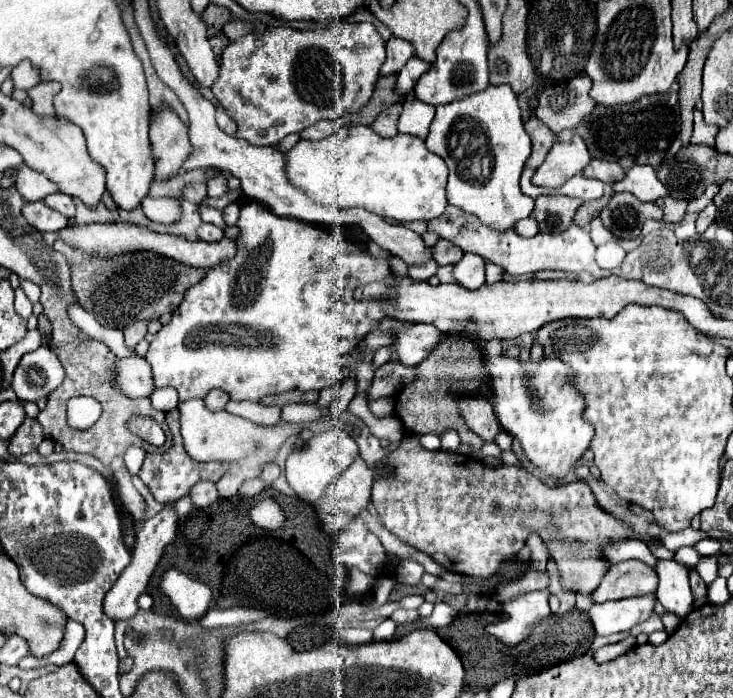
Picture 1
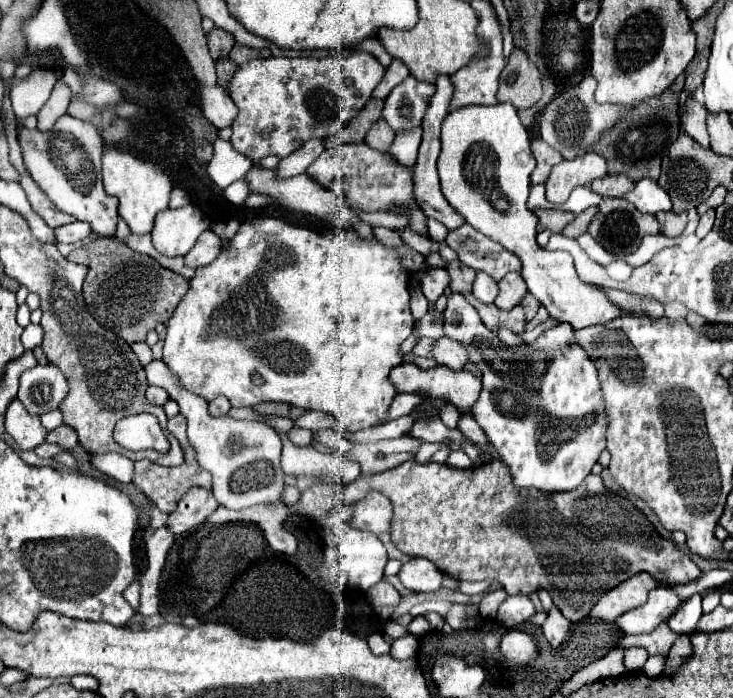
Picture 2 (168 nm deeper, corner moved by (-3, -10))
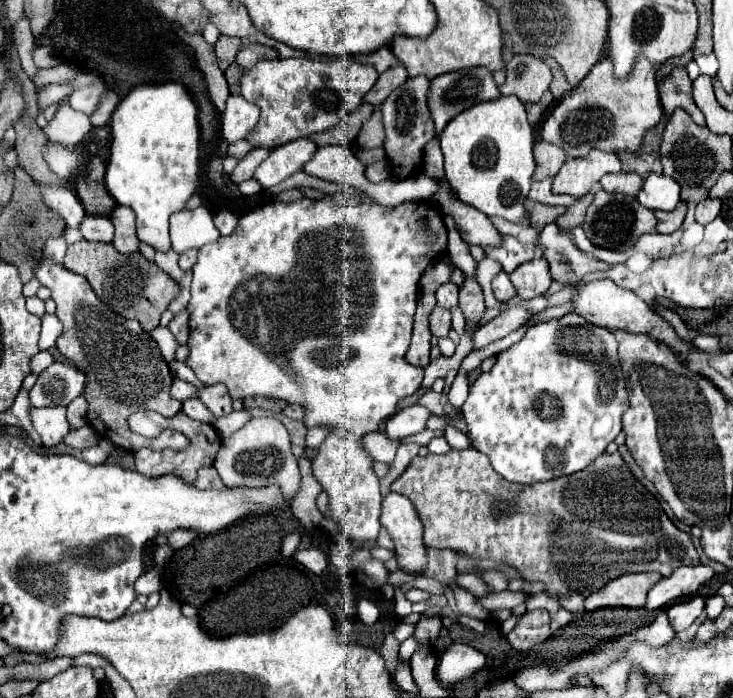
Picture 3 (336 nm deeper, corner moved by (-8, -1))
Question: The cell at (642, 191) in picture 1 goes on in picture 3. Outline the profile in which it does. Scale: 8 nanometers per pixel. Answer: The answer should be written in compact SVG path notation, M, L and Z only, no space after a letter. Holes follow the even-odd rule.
M650 174L638 194L638 202L648 210L674 210L680 202L680 184L668 176Z

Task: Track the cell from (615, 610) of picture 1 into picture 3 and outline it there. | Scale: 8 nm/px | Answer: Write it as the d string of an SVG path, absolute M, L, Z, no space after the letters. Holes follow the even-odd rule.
M706 564L698 566L680 566L668 578L662 578L648 592L646 610L658 610L666 604L674 604L686 596L696 594L696 590L714 576L714 568Z

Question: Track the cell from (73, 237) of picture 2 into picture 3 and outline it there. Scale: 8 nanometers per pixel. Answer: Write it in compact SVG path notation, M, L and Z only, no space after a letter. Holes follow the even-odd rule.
M88 214L80 226L80 232L86 240L92 240L92 242L112 242L114 224L106 216L90 216Z

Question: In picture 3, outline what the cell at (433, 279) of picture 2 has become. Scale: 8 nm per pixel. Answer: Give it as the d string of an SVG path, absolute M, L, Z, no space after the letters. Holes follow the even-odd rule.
M452 282L440 286L438 292L436 292L436 298L438 298L438 304L444 310L452 310L458 304L458 286L452 284Z

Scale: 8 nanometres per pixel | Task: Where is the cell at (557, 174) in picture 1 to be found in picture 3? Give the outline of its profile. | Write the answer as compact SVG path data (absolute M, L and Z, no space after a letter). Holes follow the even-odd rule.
M592 150L586 158L570 158L552 182L554 194L570 194L580 198L592 190L596 182L608 172L620 172L620 160L612 152Z

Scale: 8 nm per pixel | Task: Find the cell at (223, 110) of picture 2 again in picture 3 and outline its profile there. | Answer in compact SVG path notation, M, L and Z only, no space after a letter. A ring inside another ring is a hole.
M230 96L222 114L222 138L228 144L246 140L260 118L260 108L244 98Z

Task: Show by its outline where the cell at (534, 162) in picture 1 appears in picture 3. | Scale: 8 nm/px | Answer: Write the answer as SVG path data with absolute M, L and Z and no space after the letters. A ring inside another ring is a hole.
M540 140L534 144L534 160L536 160L536 170L532 178L544 180L544 178L554 178L560 172L562 164L566 162L566 154L558 146Z

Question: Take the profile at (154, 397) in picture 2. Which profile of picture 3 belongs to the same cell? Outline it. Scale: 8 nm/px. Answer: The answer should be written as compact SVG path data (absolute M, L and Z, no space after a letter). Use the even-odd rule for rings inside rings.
M176 378L174 384L172 384L172 388L170 388L170 396L176 398L176 400L180 400L180 402L186 402L186 400L190 400L190 398L196 396L196 388L190 382L184 382L184 380Z

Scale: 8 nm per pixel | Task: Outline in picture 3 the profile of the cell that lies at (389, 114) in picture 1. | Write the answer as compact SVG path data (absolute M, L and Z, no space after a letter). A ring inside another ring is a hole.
M374 110L374 114L364 122L356 144L358 148L366 150L366 148L378 148L384 142L384 126L382 126L382 114L380 110Z

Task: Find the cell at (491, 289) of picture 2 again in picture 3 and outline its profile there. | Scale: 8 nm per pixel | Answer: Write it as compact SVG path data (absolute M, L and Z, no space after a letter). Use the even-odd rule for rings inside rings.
M500 272L500 274L494 278L492 290L494 290L494 296L496 296L500 302L508 302L508 300L512 300L512 298L516 296L516 290L514 290L514 286L512 286L512 282L510 282L510 278L508 278L506 272Z

